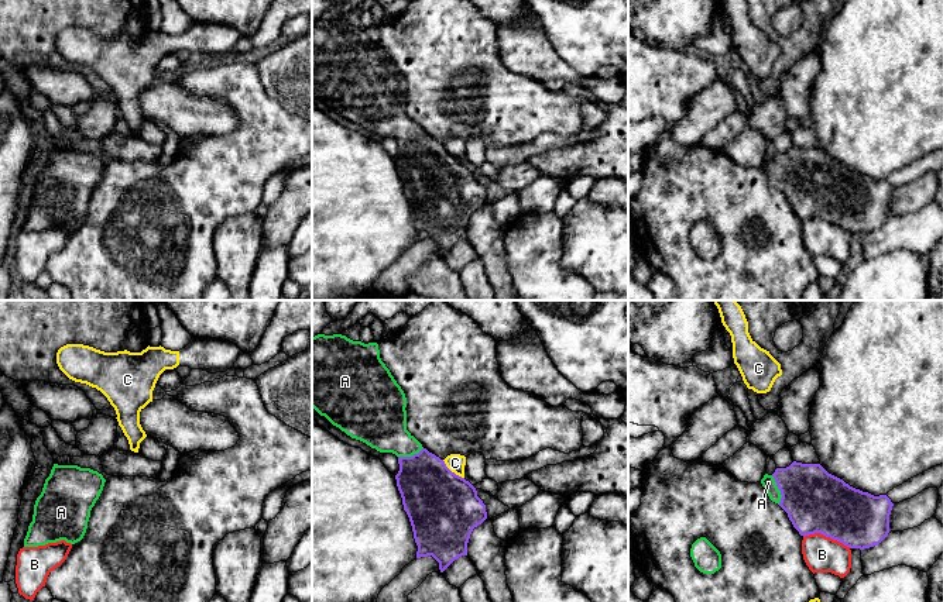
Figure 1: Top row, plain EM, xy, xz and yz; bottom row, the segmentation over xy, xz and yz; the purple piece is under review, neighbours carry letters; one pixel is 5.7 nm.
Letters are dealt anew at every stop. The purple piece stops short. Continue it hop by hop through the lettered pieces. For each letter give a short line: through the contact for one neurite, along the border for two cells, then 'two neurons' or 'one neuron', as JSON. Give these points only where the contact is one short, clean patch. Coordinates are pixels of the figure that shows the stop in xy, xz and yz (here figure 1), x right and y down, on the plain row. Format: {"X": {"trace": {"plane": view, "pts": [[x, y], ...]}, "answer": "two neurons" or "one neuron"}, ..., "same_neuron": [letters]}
{"A": {"trace": {"plane": "yz", "pts": [[816, 186], [805, 175], [778, 172], [768, 167]]}, "answer": "one neuron"}, "B": {"answer": "two neurons"}, "C": {"trace": {"plane": "xz", "pts": [[442, 144], [463, 162]]}, "answer": "two neurons"}, "same_neuron": ["A"]}

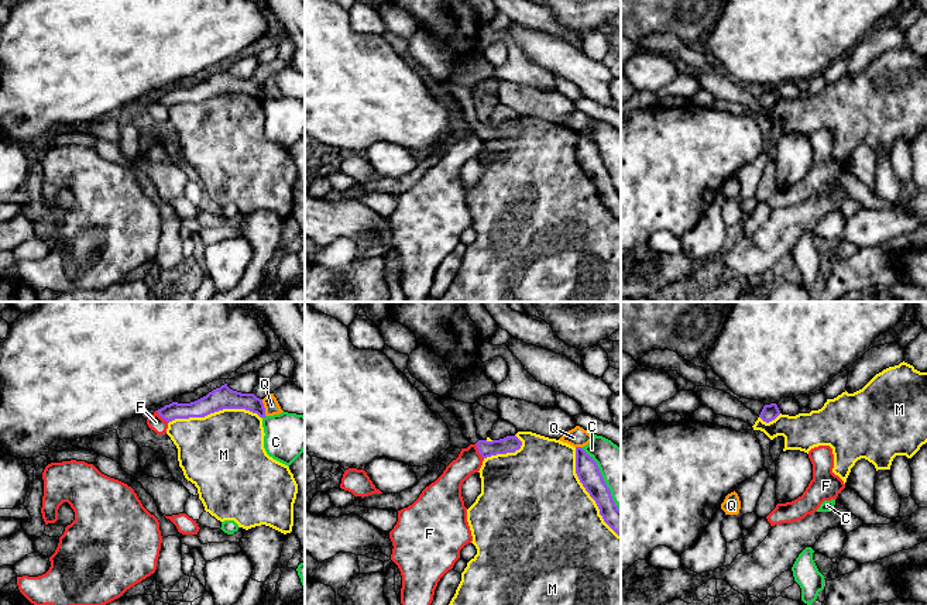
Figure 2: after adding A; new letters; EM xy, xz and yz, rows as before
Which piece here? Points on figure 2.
{"C": {"answer": "two neurons"}, "F": {"trace": {"plane": "xz", "pts": [[476, 127], [477, 136], [483, 143]]}, "answer": "two neurons"}, "M": {"answer": "two neurons"}, "Q": {"answer": "two neurons"}, "same_neuron": []}

